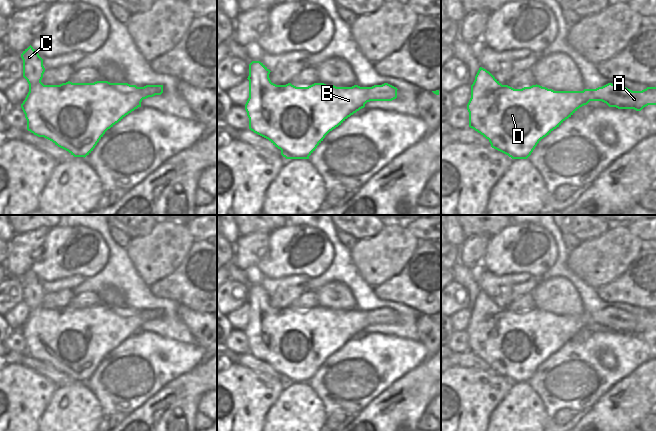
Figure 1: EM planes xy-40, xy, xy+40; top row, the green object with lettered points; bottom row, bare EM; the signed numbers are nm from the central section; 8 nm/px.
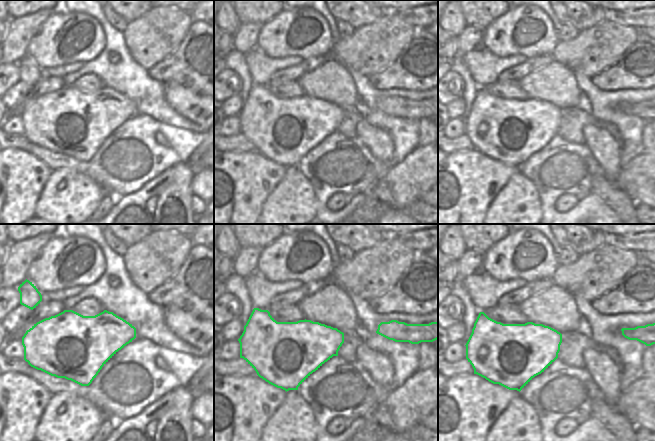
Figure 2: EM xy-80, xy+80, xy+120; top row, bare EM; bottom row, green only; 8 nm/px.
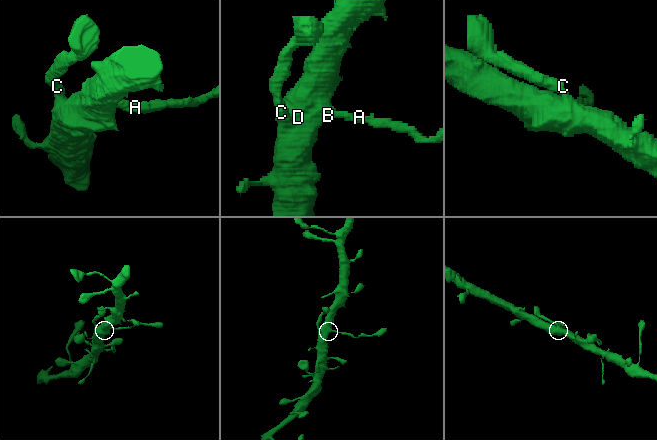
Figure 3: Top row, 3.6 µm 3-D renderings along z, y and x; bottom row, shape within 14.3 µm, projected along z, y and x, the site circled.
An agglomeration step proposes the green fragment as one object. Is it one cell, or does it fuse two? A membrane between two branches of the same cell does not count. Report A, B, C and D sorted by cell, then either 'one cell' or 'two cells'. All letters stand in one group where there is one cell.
A / B C D | two cells

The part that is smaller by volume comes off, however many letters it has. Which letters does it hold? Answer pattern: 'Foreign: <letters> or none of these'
Foreign: A

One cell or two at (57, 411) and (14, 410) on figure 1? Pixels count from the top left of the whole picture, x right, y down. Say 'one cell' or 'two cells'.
two cells

